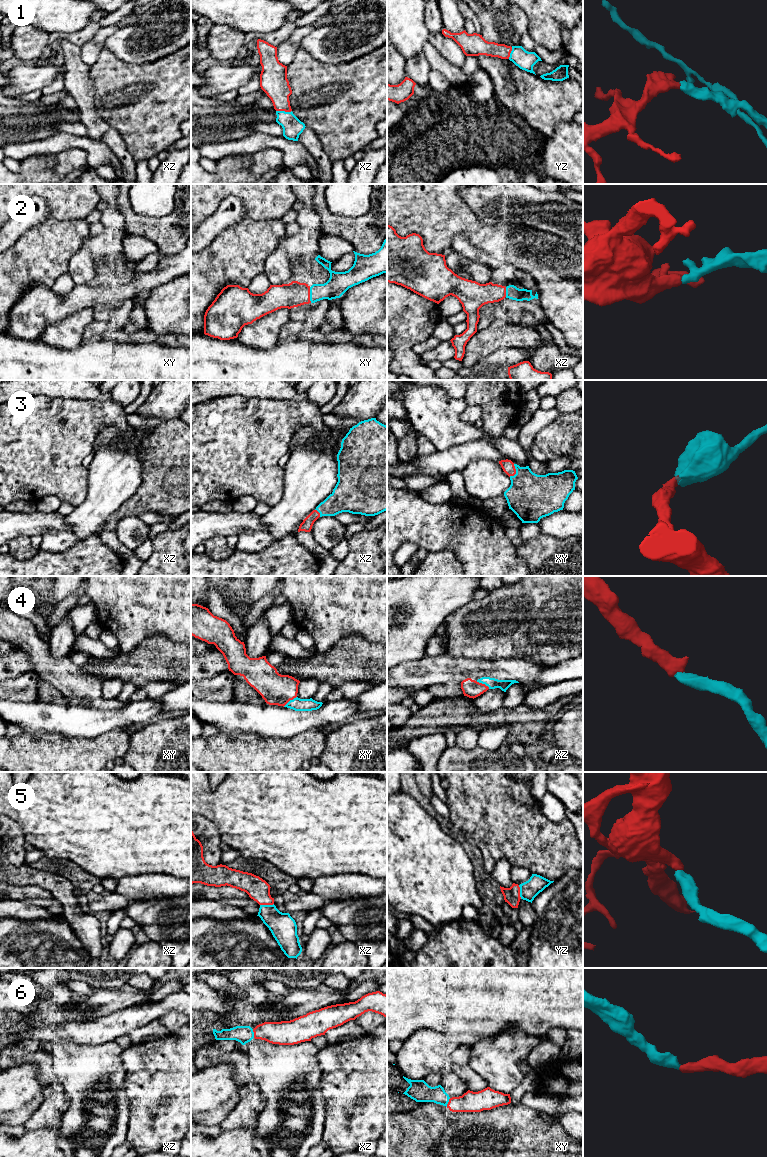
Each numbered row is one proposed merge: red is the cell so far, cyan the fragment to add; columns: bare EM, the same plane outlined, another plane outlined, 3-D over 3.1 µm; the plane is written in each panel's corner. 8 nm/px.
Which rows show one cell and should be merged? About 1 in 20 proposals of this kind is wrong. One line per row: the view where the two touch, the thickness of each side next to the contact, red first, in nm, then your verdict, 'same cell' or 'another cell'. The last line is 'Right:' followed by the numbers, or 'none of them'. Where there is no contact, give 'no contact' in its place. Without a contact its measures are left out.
1: contact in xz; calibres 220 and 160 nm; same cell
2: contact in xy; calibres 200 and 170 nm; same cell
3: contact in xy; calibres 100 and 380 nm; same cell
4: contact in xz; calibres 140 and 90 nm; same cell
5: contact in xz; calibres 180 and 220 nm; same cell
6: contact in xz; calibres 190 and 140 nm; same cell
Right: 1, 2, 3, 4, 5, 6

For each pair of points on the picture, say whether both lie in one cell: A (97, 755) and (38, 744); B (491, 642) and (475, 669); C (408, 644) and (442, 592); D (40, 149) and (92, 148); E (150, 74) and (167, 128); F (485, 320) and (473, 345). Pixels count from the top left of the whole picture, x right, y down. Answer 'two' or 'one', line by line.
A: one
B: two
C: one
D: one
E: one
F: two

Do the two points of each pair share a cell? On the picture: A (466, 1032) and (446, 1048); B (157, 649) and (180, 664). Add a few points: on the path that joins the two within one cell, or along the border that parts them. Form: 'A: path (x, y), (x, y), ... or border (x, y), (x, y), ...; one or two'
A: border (426, 1029), (442, 1032), (448, 1038); two
B: path (163, 655), (169, 661), (174, 662); one

